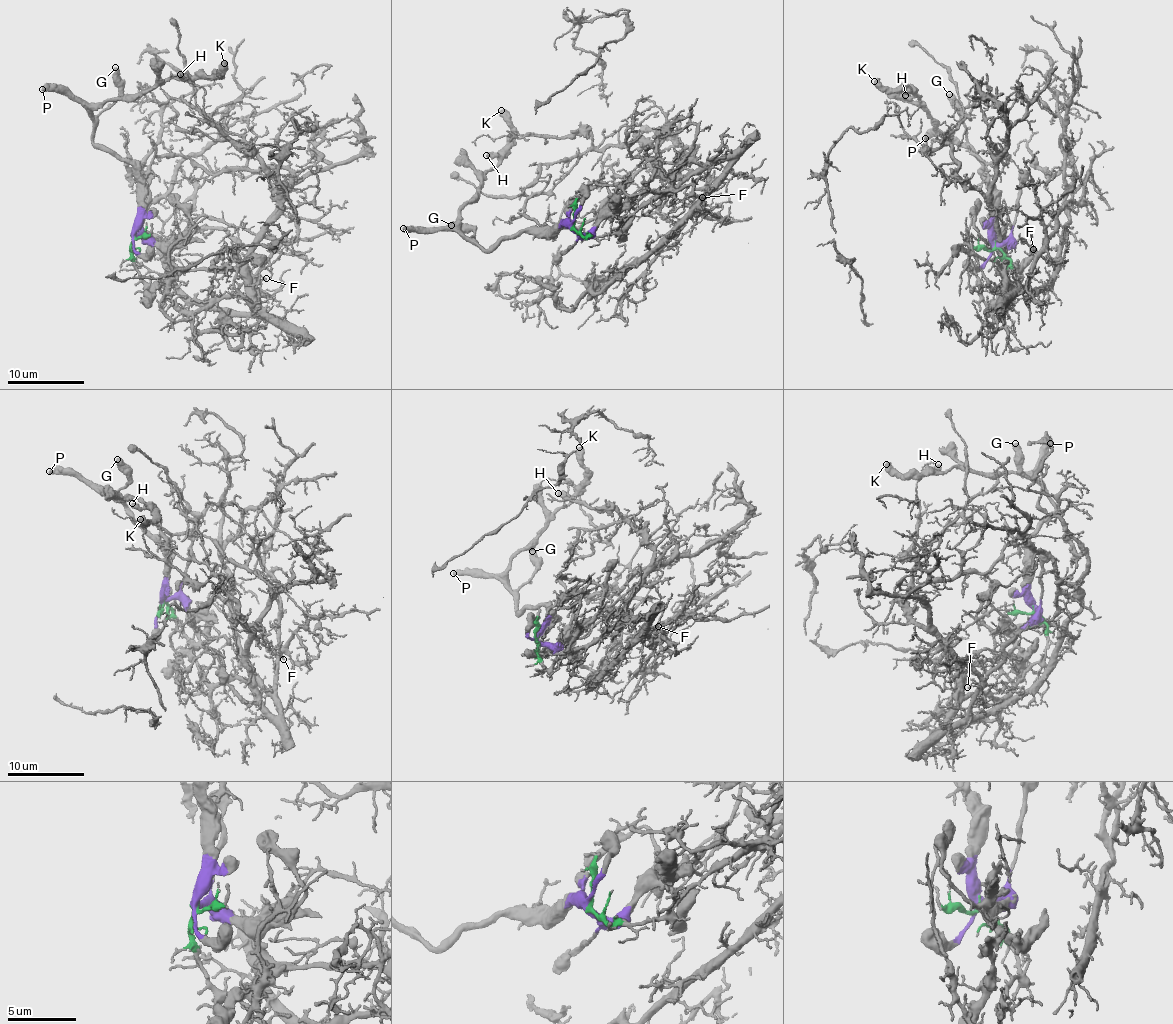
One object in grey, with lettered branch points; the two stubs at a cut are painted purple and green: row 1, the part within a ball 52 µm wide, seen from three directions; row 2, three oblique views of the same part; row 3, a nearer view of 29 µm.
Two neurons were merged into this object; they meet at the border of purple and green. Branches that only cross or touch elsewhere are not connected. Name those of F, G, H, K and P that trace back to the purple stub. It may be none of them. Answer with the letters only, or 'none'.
G, H, K, P

